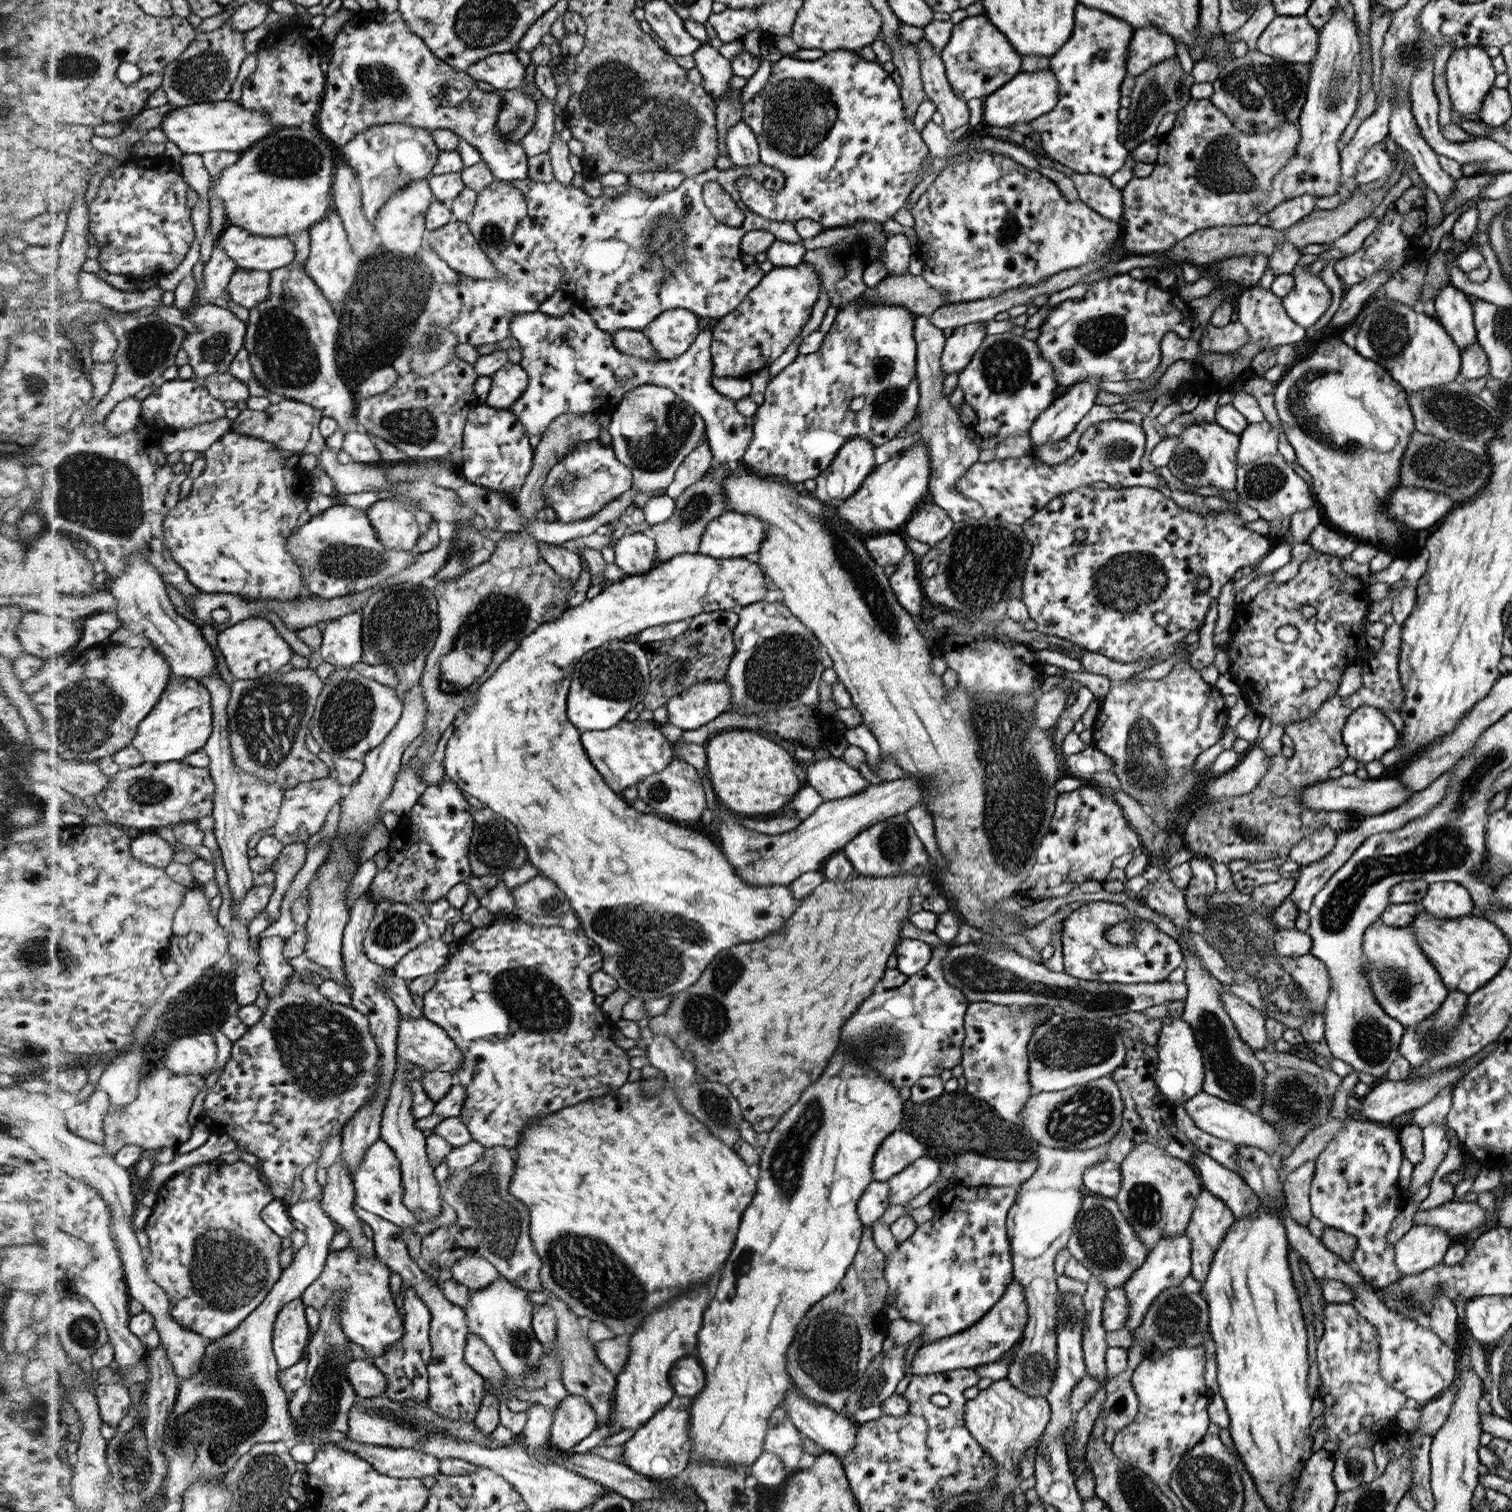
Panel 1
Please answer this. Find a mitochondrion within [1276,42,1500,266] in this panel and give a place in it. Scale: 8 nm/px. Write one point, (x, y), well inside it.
(1333, 97)

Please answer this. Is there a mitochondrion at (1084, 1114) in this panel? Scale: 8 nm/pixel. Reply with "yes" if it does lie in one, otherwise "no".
yes

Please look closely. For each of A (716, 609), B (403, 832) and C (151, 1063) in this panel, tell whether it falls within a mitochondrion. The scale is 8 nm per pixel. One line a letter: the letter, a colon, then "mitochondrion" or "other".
A: other
B: other
C: other

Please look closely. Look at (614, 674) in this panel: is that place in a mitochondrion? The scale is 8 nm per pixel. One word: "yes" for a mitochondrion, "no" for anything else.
yes

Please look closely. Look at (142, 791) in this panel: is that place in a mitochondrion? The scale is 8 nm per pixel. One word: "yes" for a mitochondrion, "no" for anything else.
yes

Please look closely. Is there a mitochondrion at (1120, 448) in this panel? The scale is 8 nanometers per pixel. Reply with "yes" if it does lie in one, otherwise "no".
yes

